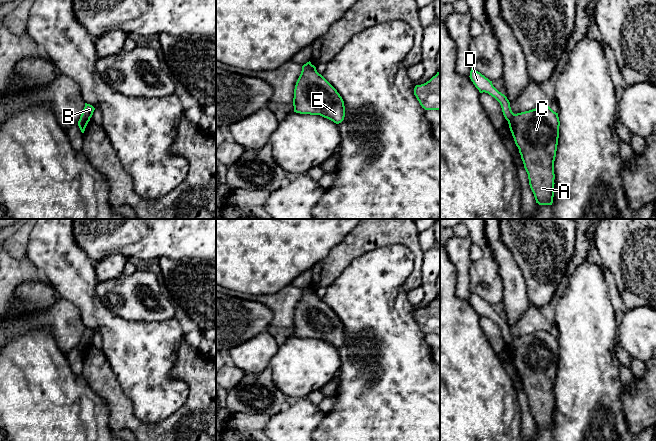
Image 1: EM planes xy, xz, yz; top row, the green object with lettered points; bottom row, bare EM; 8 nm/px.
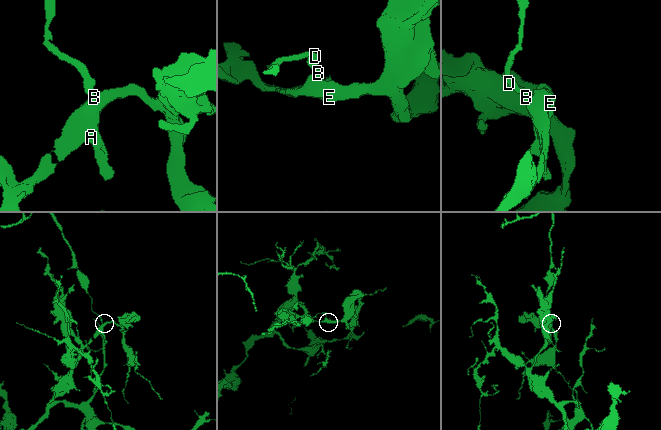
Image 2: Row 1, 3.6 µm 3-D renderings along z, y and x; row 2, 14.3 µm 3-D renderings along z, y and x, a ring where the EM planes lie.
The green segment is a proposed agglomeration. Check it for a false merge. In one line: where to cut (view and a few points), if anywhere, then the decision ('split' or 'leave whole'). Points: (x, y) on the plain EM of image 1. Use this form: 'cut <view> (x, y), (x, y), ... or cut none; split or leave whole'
cut xy (80, 342), (89, 343); split

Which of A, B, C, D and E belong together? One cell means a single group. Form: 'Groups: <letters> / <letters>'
Groups: A C E / B D

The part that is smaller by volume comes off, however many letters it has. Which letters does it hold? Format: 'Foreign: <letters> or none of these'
Foreign: B, D

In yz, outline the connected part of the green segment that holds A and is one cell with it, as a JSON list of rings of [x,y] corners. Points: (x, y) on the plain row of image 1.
[[[549,330],[514,338],[508,345],[519,373],[529,409],[539,429],[552,429],[554,421],[554,385],[560,345]]]

